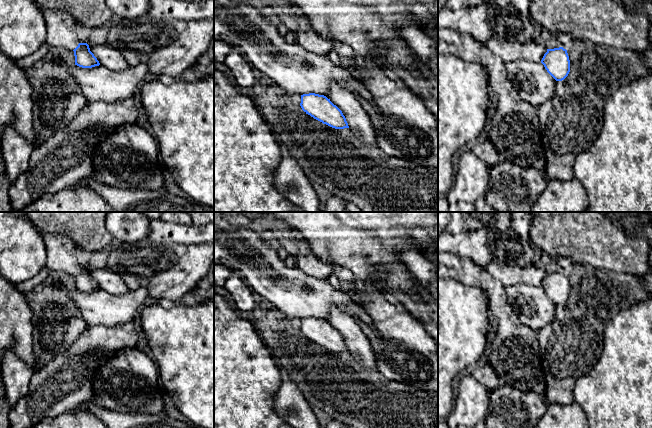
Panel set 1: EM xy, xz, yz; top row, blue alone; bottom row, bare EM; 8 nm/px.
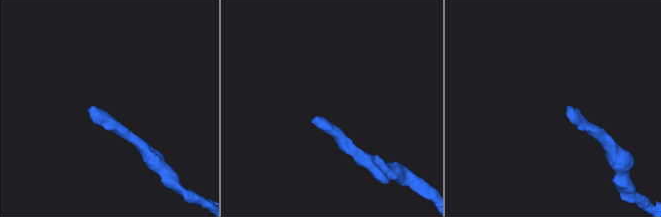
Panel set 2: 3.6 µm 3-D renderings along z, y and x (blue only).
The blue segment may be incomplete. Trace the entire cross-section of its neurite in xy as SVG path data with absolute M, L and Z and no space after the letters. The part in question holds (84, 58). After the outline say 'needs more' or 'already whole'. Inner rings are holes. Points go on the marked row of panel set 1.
M41 8L46 24L47 35L45 43L48 46L62 46L73 50L75 65L82 68L92 68L100 63L90 51L87 43L80 43L77 38L77 22L66 12L58 12Z; needs more

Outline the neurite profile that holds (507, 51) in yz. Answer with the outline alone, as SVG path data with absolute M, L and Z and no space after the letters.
M492 38L482 43L504 63L520 60L541 62L547 48L538 40L511 42L506 39Z

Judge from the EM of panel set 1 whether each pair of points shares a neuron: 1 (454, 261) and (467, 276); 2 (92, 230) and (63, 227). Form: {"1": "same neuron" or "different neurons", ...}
{"1": "same neuron", "2": "same neuron"}

